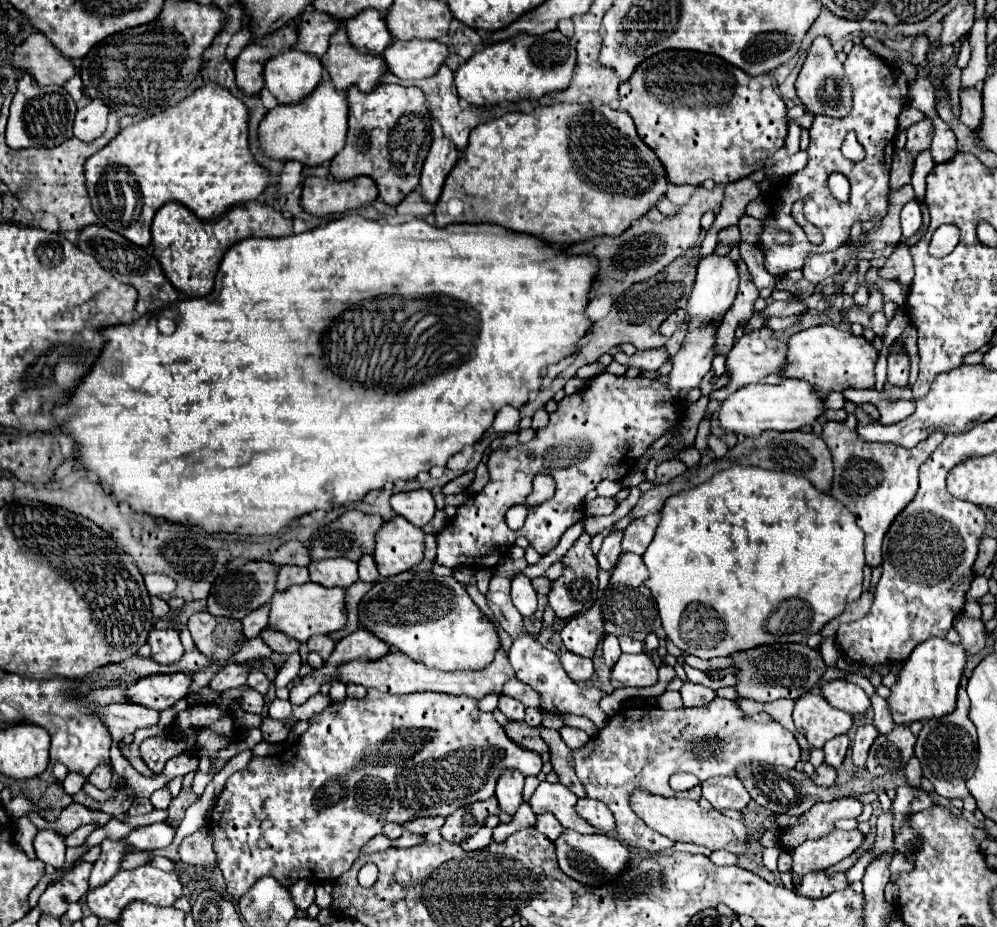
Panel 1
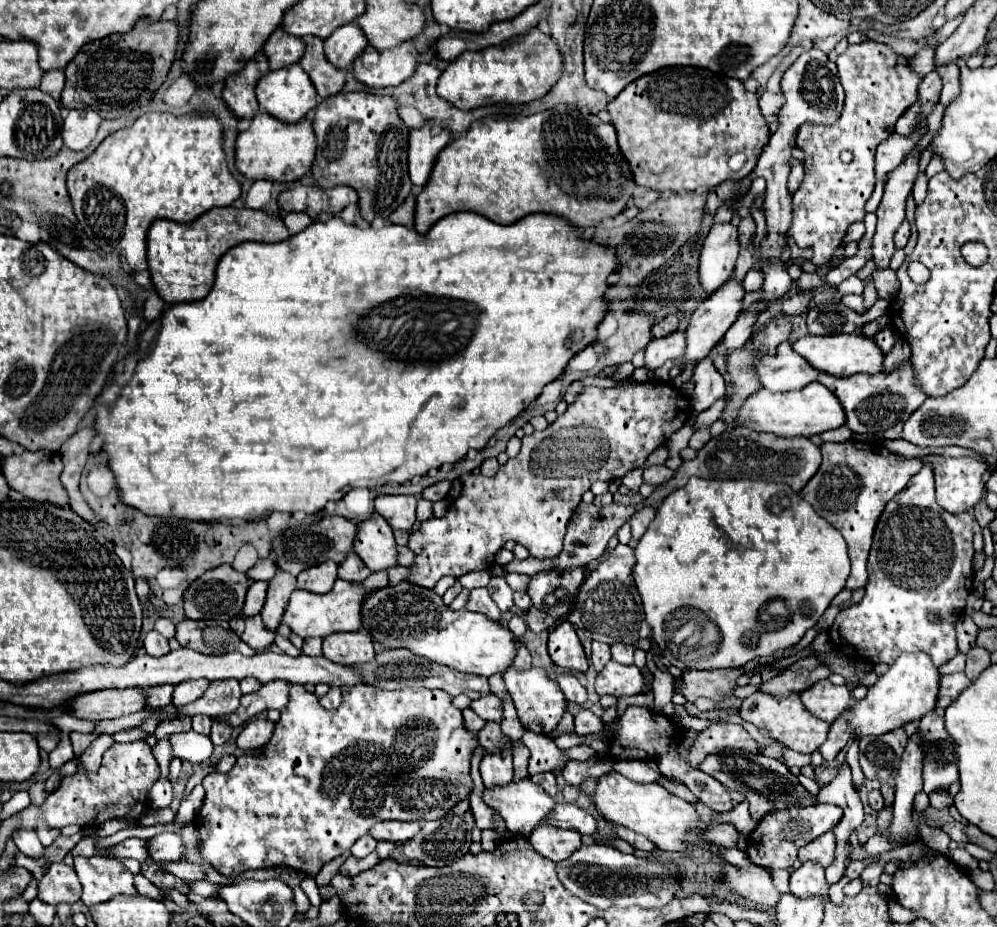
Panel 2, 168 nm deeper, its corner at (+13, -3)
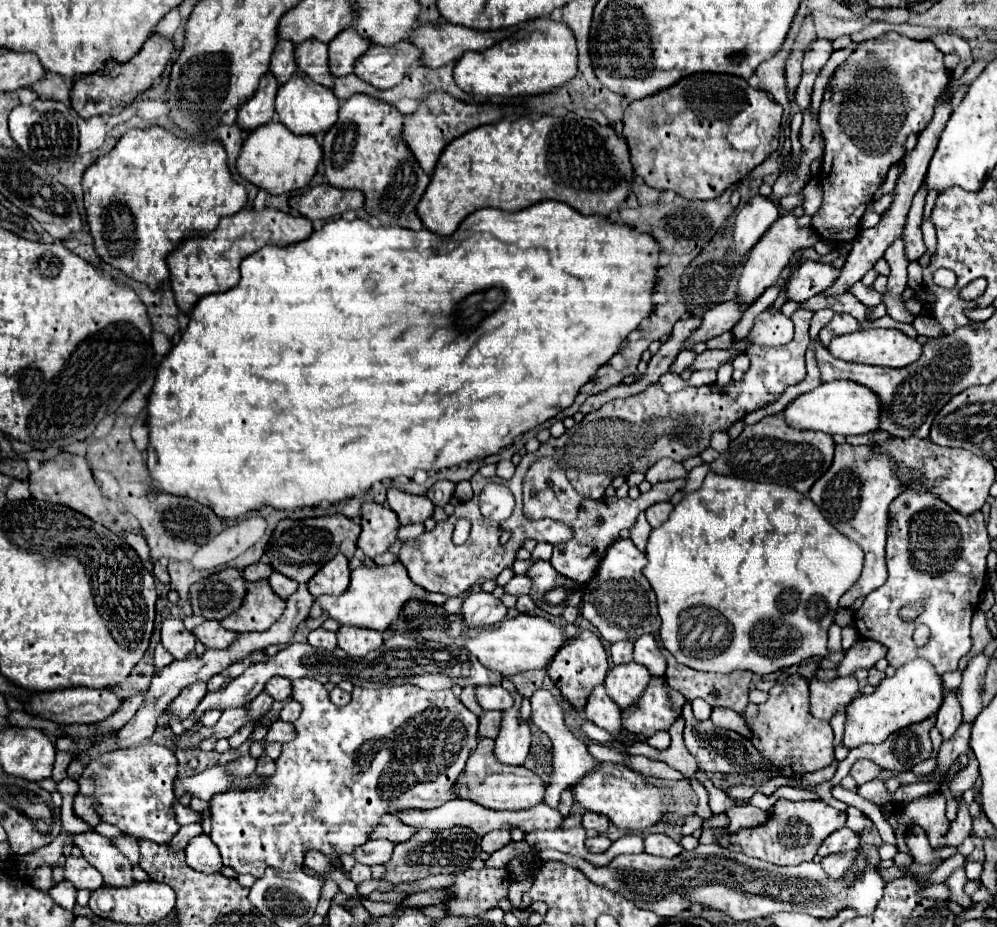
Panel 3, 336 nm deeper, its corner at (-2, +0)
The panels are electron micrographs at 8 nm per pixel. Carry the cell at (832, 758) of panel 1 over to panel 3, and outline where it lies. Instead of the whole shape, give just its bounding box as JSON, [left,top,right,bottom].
[842,660,942,748]

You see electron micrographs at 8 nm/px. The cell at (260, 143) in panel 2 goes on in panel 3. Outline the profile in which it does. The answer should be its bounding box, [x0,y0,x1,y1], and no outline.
[236,122,322,194]

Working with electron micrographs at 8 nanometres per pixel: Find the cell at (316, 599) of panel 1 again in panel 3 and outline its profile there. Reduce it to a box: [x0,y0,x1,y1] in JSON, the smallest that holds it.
[316,560,426,632]

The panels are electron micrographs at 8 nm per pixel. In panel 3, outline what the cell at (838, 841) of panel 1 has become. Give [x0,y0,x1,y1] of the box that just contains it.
[818,826,860,856]

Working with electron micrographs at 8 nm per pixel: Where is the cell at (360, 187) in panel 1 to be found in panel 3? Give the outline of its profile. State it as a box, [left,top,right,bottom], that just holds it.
[290,184,364,220]

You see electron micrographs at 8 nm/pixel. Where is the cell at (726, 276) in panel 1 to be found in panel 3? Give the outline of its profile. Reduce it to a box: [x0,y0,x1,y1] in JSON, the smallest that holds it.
[734,194,778,254]

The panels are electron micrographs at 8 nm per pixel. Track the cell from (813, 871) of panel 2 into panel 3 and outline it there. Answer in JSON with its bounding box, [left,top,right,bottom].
[822,850,858,878]

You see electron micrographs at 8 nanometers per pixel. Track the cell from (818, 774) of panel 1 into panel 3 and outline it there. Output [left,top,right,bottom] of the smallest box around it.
[850,760,882,786]

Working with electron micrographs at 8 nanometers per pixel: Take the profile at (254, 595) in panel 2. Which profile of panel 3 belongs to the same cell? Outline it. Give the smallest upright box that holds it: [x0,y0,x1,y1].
[268,572,298,598]

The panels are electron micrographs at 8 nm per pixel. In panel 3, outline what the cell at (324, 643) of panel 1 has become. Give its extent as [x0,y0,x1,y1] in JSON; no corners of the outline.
[308,628,336,650]

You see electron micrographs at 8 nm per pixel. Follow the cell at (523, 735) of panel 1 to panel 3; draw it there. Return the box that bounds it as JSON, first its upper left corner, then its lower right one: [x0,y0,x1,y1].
[478,710,502,738]

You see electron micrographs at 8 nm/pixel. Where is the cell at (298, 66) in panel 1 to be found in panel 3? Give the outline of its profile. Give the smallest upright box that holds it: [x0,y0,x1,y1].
[276,74,338,136]

